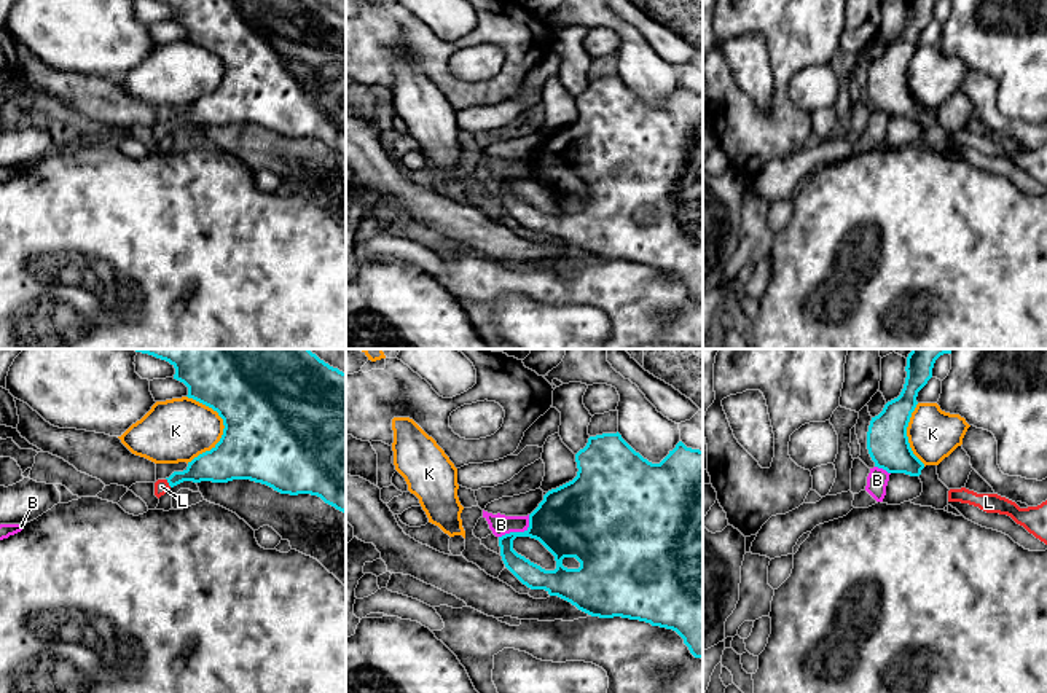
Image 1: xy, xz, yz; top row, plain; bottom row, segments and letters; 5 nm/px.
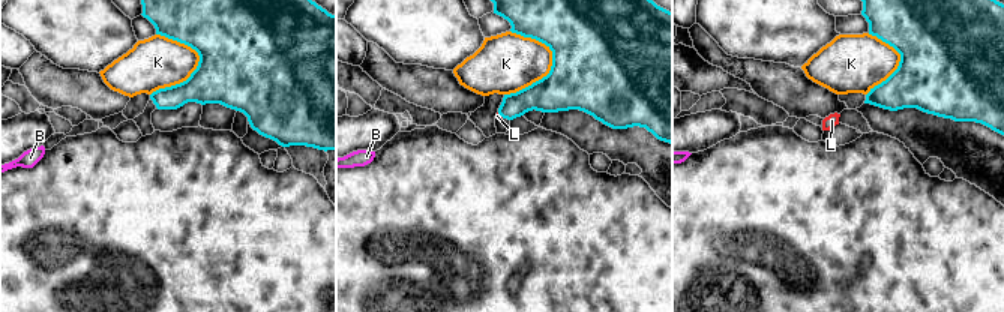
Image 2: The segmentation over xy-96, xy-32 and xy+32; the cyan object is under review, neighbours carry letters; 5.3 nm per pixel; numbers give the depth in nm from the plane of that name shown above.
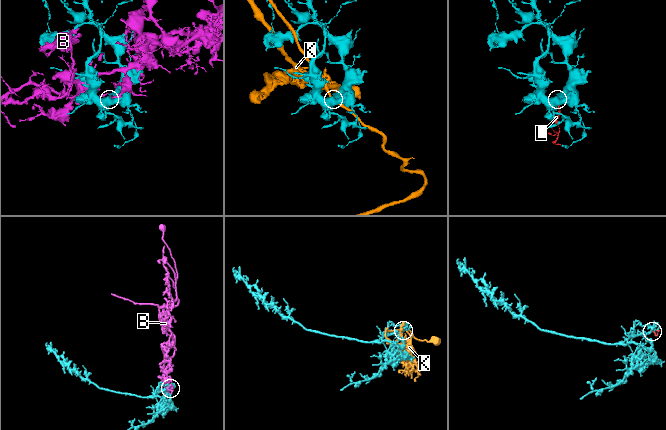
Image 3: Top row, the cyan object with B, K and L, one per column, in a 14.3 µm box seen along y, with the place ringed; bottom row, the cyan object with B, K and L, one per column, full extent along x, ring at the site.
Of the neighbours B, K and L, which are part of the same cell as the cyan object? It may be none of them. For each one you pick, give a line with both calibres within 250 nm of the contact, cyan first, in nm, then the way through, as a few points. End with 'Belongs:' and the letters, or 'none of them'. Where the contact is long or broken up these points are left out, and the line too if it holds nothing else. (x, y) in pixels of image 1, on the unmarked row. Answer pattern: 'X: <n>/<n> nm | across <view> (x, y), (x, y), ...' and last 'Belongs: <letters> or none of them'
L: 160/80 nm | across xy (214, 109), (168, 125), (161, 129)
Belongs: L

